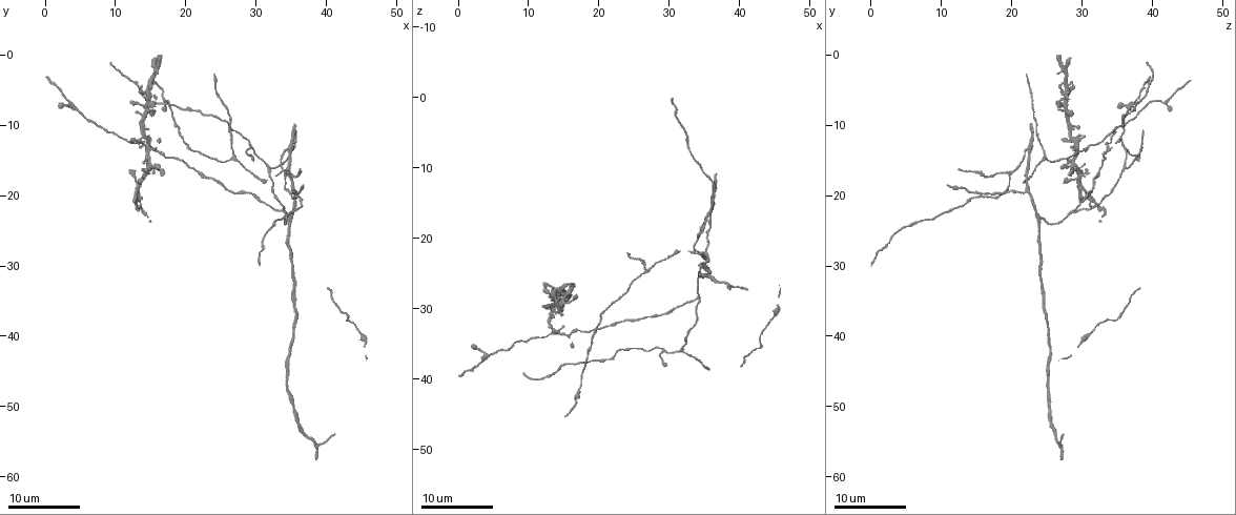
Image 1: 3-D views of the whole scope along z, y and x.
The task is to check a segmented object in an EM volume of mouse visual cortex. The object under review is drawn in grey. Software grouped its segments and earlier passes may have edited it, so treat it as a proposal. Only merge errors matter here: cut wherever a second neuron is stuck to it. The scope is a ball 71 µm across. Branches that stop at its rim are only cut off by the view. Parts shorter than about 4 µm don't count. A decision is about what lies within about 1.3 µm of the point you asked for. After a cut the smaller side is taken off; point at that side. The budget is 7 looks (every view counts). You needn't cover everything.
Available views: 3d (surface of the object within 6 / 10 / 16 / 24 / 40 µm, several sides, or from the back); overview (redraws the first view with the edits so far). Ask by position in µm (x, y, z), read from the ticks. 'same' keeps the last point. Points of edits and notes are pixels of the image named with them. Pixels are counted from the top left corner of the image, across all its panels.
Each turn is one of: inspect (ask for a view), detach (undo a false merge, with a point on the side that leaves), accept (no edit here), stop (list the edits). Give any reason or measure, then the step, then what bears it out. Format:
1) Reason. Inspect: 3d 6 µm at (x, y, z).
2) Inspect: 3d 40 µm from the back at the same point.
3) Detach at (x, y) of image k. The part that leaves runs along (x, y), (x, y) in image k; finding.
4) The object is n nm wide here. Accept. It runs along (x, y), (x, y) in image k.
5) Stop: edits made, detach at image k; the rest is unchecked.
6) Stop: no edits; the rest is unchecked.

Two arms in line, one across. Inspect: 3d 10 µm at (34.5, 20.0, 18.5).

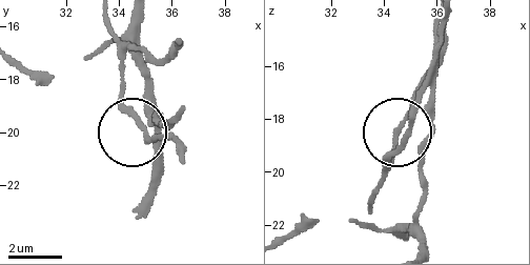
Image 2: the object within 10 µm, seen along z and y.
Inspect: 3d 6 µm at (34.8, 19.7, 18.8).

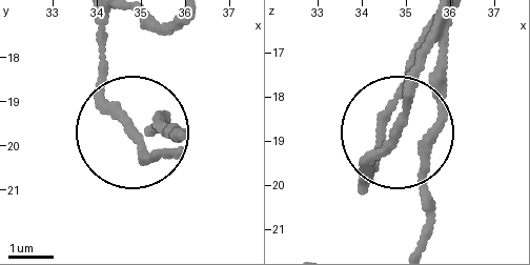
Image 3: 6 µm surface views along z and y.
3 arms meet here. Accept. It runs along (419, 246), (426, 166), (414, 144), (381, 144), (369, 175) in image 3; all the same neuron.

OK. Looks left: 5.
A fork. Inspect: 3d 6 µm at (34.0, 22.5, 29.0).

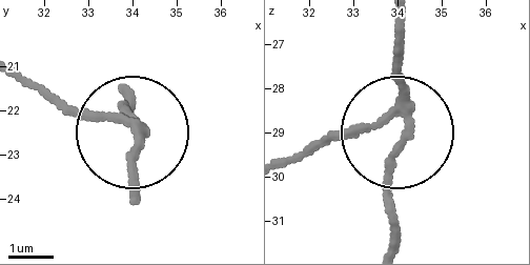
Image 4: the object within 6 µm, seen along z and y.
The side arm is 46 µm long. Accept. It runs along (393, 247), (393, 116), (296, 154) in image 4; continuous, no second neuron.

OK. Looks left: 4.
Three-way junction. Inspect: 3d 6 µm at (27.0, 14.5, 25.0).

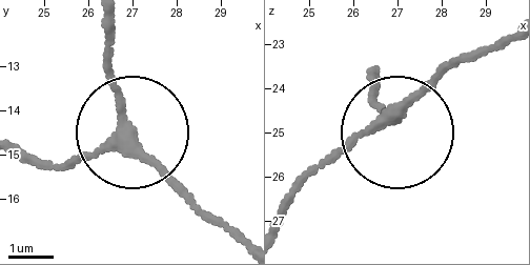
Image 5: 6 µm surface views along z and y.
Accept. It runs along (288, 198), (352, 142), (393, 123), (462, 55) in image 5; continuous, no second neuron.

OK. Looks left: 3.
Three arms meet. Inspect: 3d 10 µm at (34.5, 23.5, 24.0).

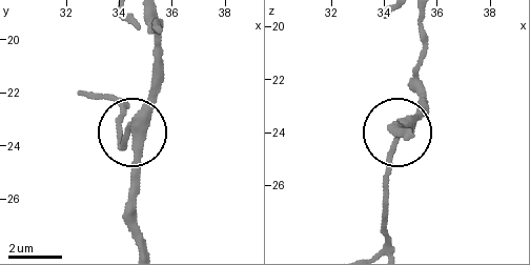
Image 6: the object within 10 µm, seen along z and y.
3 arms meet here. Accept. It runs along (123, 105), (123, 143), (150, 78) in image 6; one neuron here.

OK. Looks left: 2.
Stop: no edits; the rest is unchecked.

